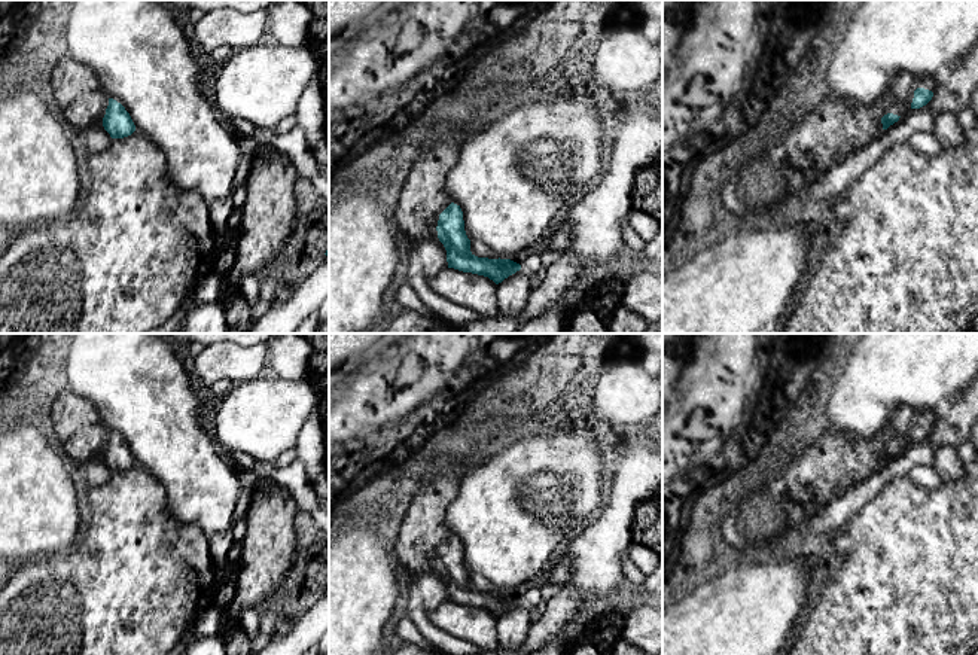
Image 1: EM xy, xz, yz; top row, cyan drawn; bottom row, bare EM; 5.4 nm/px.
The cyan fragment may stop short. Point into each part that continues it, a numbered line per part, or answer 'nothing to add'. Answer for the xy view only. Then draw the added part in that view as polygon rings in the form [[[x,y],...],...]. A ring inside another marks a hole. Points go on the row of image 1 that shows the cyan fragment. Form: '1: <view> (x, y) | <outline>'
1: xy (76, 90) | [[[61,58],[52,70],[52,92],[64,119],[77,130],[103,127],[109,95],[92,68]]]

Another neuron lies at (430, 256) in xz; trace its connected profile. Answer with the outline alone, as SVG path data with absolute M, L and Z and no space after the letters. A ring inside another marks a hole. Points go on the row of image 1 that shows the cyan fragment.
M439 238L415 244L412 249L412 259L427 280L435 278L448 266L447 250Z

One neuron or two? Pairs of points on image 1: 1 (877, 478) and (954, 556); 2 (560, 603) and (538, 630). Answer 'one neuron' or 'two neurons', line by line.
1: two neurons
2: one neuron

